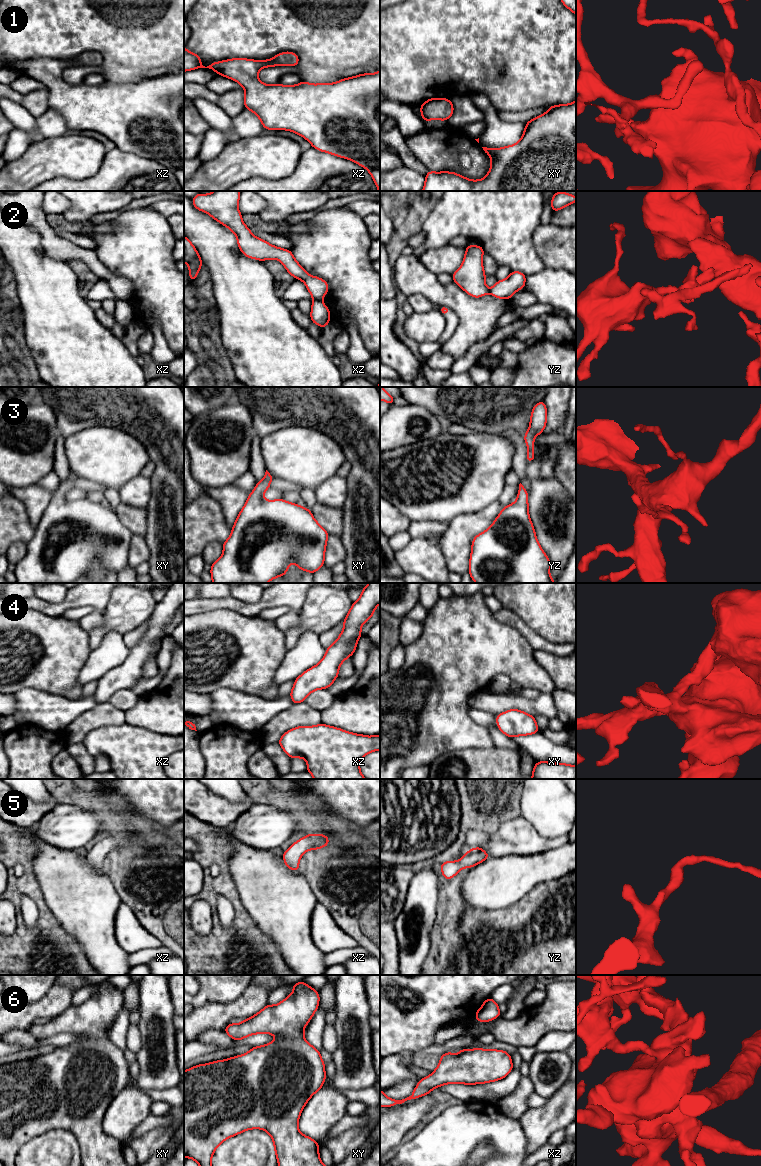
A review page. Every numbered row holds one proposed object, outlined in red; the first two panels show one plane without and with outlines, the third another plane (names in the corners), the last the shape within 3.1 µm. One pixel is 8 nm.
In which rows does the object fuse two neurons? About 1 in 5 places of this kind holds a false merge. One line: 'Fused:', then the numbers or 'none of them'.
Fused: 2

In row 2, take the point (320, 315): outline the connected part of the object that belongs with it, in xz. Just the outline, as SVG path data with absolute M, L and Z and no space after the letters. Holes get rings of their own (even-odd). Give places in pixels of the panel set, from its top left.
M314 299L312 301L310 319L321 328L326 327L330 323L329 308L323 302Z

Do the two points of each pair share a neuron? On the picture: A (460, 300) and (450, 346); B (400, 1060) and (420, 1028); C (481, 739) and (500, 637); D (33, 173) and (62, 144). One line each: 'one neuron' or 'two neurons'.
A: one neuron
B: two neurons
C: one neuron
D: one neuron

